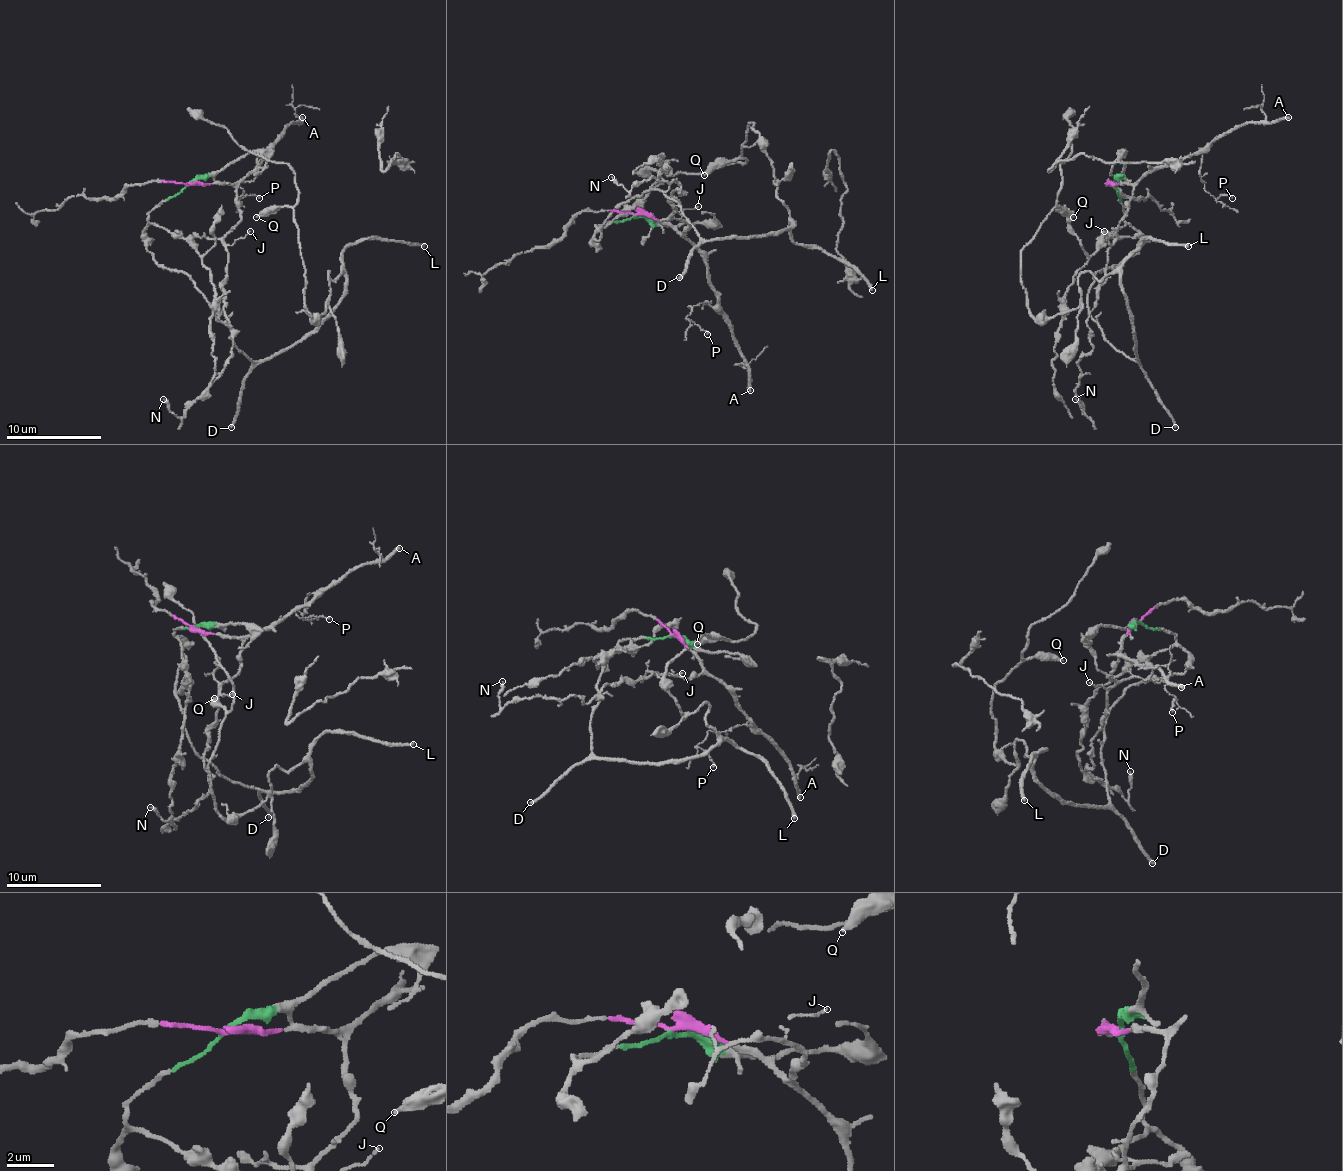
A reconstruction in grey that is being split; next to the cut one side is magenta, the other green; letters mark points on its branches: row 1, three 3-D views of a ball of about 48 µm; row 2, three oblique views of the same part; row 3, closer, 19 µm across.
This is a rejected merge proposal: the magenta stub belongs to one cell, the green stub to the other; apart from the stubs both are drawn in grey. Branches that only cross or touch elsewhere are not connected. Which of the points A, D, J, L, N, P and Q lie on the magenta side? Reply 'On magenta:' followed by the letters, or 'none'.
On magenta: A, J, N, P

